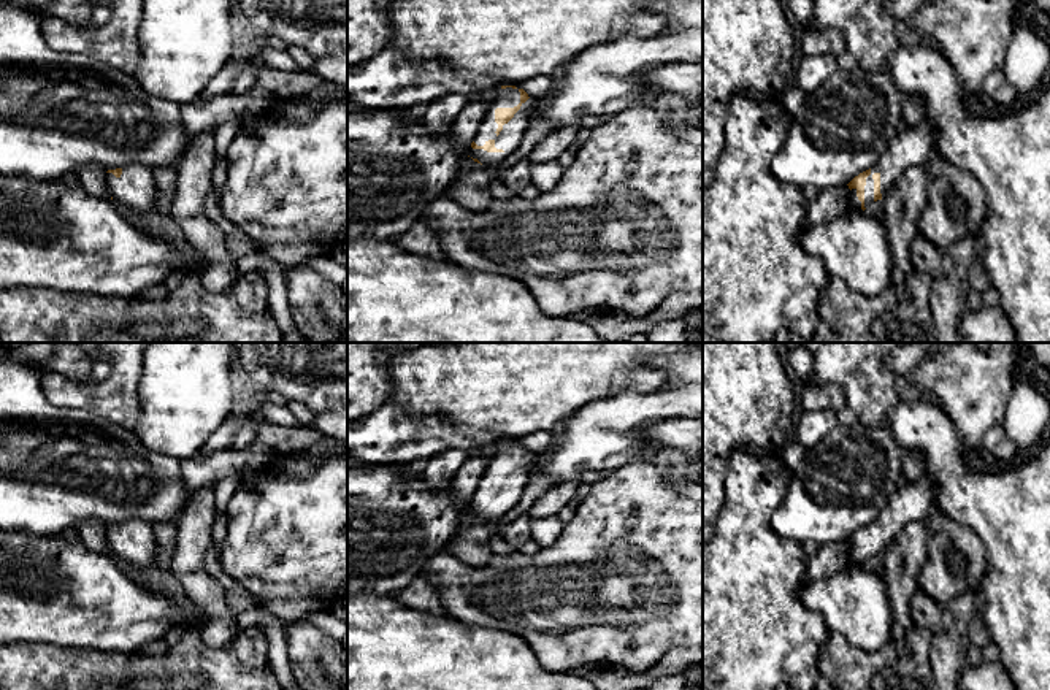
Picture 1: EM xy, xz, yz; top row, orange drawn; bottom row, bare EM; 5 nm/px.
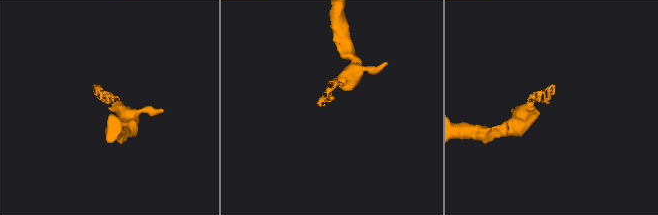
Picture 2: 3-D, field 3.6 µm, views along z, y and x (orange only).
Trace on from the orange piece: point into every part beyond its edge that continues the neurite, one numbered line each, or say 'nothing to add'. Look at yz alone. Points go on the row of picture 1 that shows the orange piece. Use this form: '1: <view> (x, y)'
1: yz (914, 146)

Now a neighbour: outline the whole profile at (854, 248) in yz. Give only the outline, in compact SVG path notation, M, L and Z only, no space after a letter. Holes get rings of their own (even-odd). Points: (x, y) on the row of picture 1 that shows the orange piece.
M847 209L830 222L812 225L801 233L799 243L807 254L823 262L828 276L842 279L863 295L879 297L891 286L895 265L888 249L887 227L866 209Z

